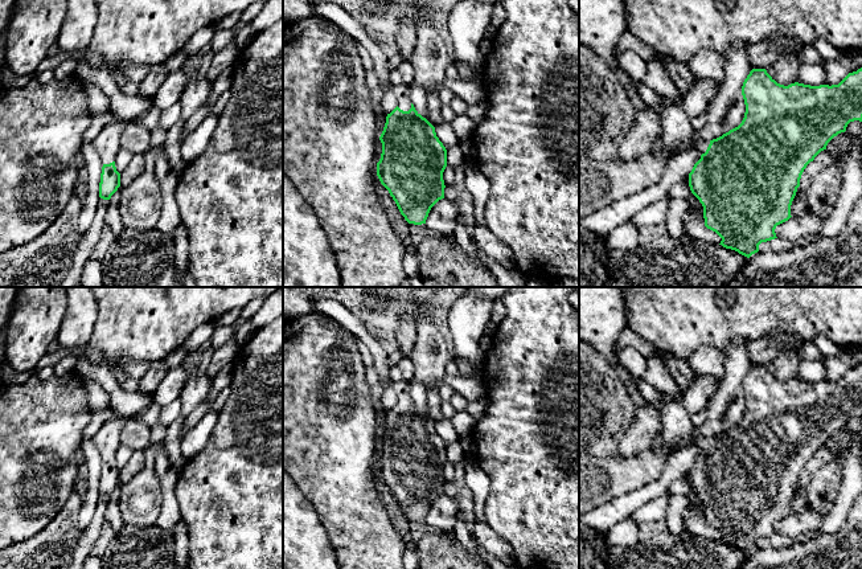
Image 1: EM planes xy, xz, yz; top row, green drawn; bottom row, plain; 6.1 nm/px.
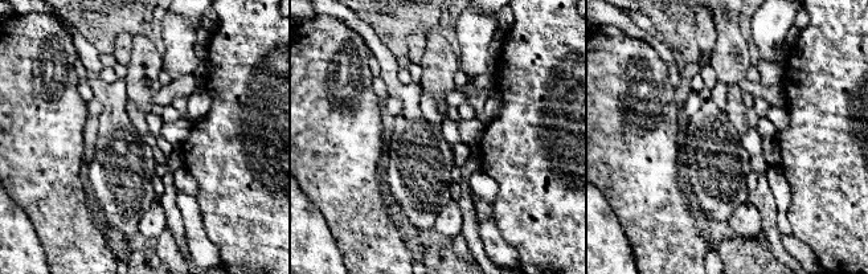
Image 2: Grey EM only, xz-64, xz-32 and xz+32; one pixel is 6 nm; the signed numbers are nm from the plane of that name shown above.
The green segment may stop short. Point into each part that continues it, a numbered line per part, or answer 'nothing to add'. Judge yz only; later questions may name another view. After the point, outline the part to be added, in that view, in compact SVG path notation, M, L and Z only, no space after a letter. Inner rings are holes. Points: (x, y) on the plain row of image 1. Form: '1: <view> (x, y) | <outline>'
1: yz (676, 422) | M632 377L643 398L654 405L661 416L661 435L669 446L676 446L678 450L689 446L697 446L705 450L710 437L699 437L690 439L689 435L694 431L691 416L681 402L665 404L658 392L650 386L644 378Z

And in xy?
1: xy (106, 439) | M115 413L110 421L100 426L91 441L100 453L103 460L115 458L115 454L122 445L119 435L123 427L131 418L137 418L140 416L141 413L137 413L134 417L126 417Z

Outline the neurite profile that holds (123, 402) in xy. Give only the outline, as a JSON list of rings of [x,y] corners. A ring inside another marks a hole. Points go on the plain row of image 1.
[[[78,357],[73,373],[85,382],[98,382],[110,397],[111,410],[120,416],[134,417],[155,404],[153,394],[124,390],[115,373],[106,364],[94,363],[86,357]]]

